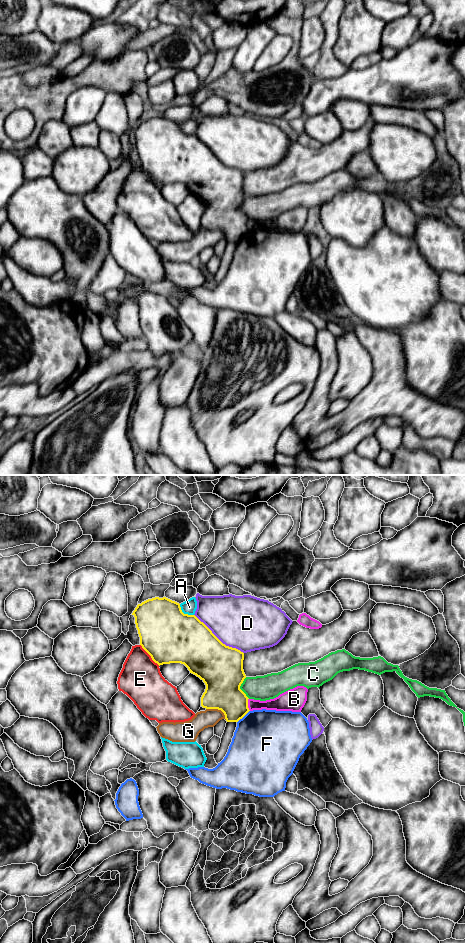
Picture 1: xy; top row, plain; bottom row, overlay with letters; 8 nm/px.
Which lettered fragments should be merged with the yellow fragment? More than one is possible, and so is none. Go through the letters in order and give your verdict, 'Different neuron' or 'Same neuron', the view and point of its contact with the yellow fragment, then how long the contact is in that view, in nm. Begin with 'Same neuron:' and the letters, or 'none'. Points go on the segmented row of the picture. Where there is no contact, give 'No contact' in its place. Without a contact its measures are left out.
Same neuron: none
A: Different neuron. Touches yellow at xy (183, 613). Shared border 150 nm
B: Different neuron. Touches yellow at xy (247, 704). Shared border 110 nm
C: Different neuron. Touches yellow at xy (239, 688). Shared border 180 nm
D: Different neuron. Touches yellow at xy (218, 639). Shared border 500 nm
E: Different neuron. Touches yellow at xy (149, 654). Shared border 240 nm
F: Different neuron. Touches yellow at xy (243, 716). Shared border 140 nm
G: Different neuron. Touches yellow at xy (218, 709). Shared border 190 nm

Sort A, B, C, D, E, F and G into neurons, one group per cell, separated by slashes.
A / B / C / D / E / F / G

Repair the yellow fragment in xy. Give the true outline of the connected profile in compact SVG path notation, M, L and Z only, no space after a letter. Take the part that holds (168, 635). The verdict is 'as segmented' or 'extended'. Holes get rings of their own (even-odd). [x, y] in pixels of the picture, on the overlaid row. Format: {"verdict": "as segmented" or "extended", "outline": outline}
{"verdict": "as segmented", "outline": "M155 597L138 604L132 615L140 637L140 645L159 666L184 664L190 673L206 685L201 706L221 710L227 722L238 722L250 710L248 697L240 689L246 675L243 670L244 653L223 644L195 615L184 614L180 604L166 597Z"}

